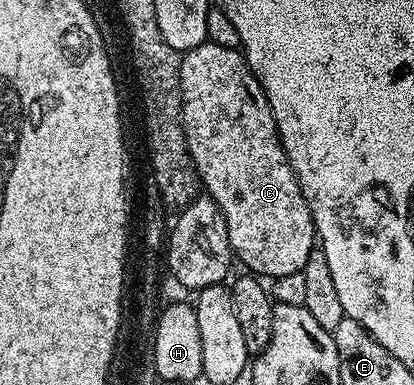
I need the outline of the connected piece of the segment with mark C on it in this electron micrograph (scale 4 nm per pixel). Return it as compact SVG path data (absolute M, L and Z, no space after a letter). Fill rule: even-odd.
M206 40L198 47L188 50L180 58L180 94L182 95L182 115L184 116L184 134L186 135L186 143L188 150L192 156L192 162L196 168L196 174L200 176L200 183L203 192L214 199L214 203L218 203L218 207L222 211L222 215L226 219L226 227L228 228L228 238L230 239L230 247L232 248L235 260L245 265L247 272L252 275L259 275L261 278L275 279L282 275L294 275L295 273L303 273L306 267L306 259L310 259L312 250L317 244L316 224L312 221L312 212L304 198L304 192L300 189L300 184L296 178L296 173L290 167L286 151L280 142L280 136L276 130L274 123L274 115L270 111L270 103L266 99L266 95L260 92L260 84L252 69L248 66L248 61L240 49L231 49L230 47L218 47L218 43Z

